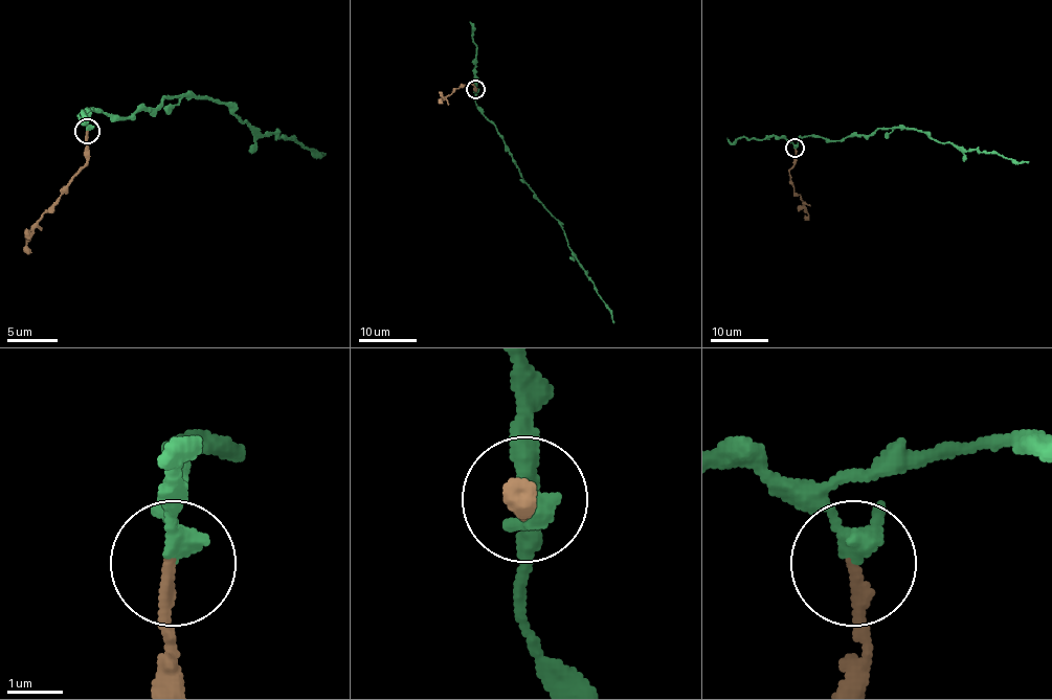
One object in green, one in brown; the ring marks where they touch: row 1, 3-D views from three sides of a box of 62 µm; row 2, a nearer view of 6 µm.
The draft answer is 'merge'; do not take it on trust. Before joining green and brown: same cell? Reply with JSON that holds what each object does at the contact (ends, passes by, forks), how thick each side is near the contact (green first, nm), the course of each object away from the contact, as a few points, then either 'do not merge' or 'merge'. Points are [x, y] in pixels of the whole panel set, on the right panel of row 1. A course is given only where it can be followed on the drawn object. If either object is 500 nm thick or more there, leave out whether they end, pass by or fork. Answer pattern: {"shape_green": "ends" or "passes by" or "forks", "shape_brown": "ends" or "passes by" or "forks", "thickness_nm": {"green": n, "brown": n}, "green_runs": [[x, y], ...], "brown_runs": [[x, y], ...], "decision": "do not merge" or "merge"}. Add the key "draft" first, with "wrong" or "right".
{"draft": "wrong", "shape_green": "ends", "shape_brown": "ends", "thickness_nm": {"green": 400, "brown": 200}, "green_runs": [[795, 148], [795, 139], [810, 136], [842, 140], [878, 129], [909, 128], [964, 150], [1028, 161]], "brown_runs": [[795, 148], [795, 165], [788, 171], [793, 190], [808, 213], [805, 219]], "decision": "do not merge"}

